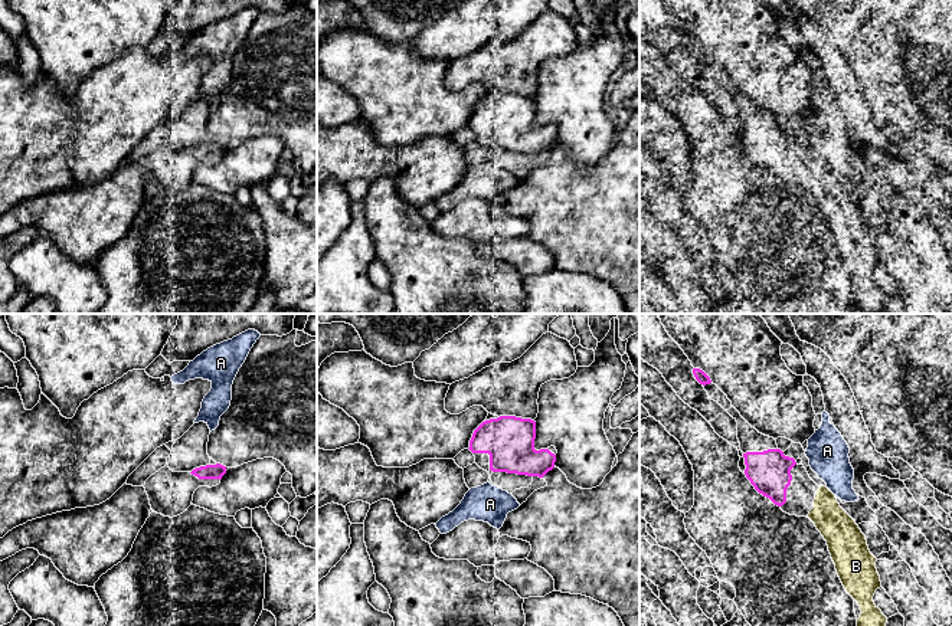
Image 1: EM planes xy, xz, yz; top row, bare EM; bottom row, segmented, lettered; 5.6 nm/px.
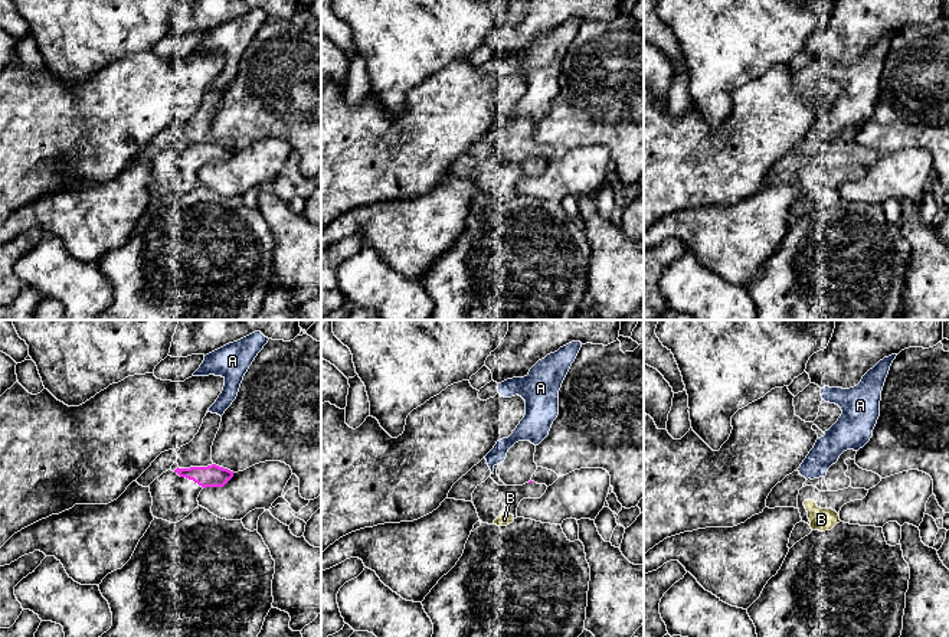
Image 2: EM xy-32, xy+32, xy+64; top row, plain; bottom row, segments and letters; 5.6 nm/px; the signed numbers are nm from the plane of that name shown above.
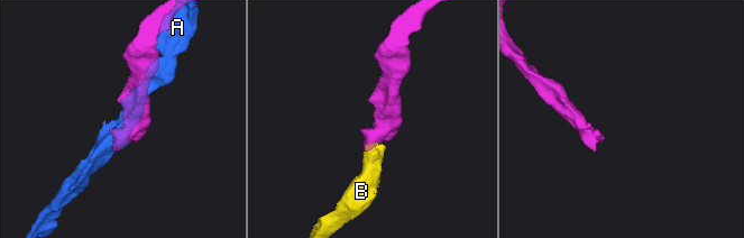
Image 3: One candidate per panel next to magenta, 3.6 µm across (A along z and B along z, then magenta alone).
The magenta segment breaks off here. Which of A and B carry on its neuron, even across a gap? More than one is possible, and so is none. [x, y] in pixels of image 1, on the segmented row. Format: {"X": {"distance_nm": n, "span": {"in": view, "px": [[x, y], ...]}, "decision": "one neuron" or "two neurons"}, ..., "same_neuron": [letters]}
{"A": {"distance_nm": 70, "span": {"in": "xz", "px": [[493, 471], [488, 482]]}, "decision": "two neurons"}, "B": {"distance_nm": 150, "span": {"in": "yz", "px": [[785, 501], [808, 514]]}, "decision": "one neuron"}, "same_neuron": ["B"]}

